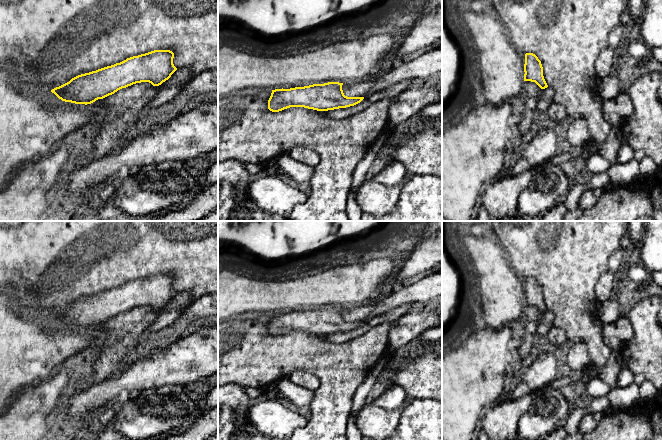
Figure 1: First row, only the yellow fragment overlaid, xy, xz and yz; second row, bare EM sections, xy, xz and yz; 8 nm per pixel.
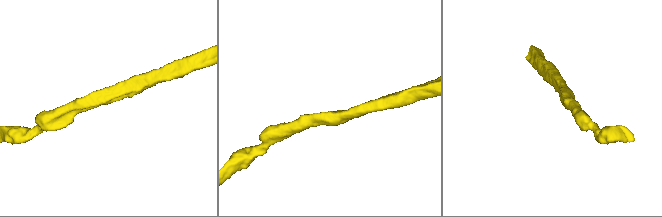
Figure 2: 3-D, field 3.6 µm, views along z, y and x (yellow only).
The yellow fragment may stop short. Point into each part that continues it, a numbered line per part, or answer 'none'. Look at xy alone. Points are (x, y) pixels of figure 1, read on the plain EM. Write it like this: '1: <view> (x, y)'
none

